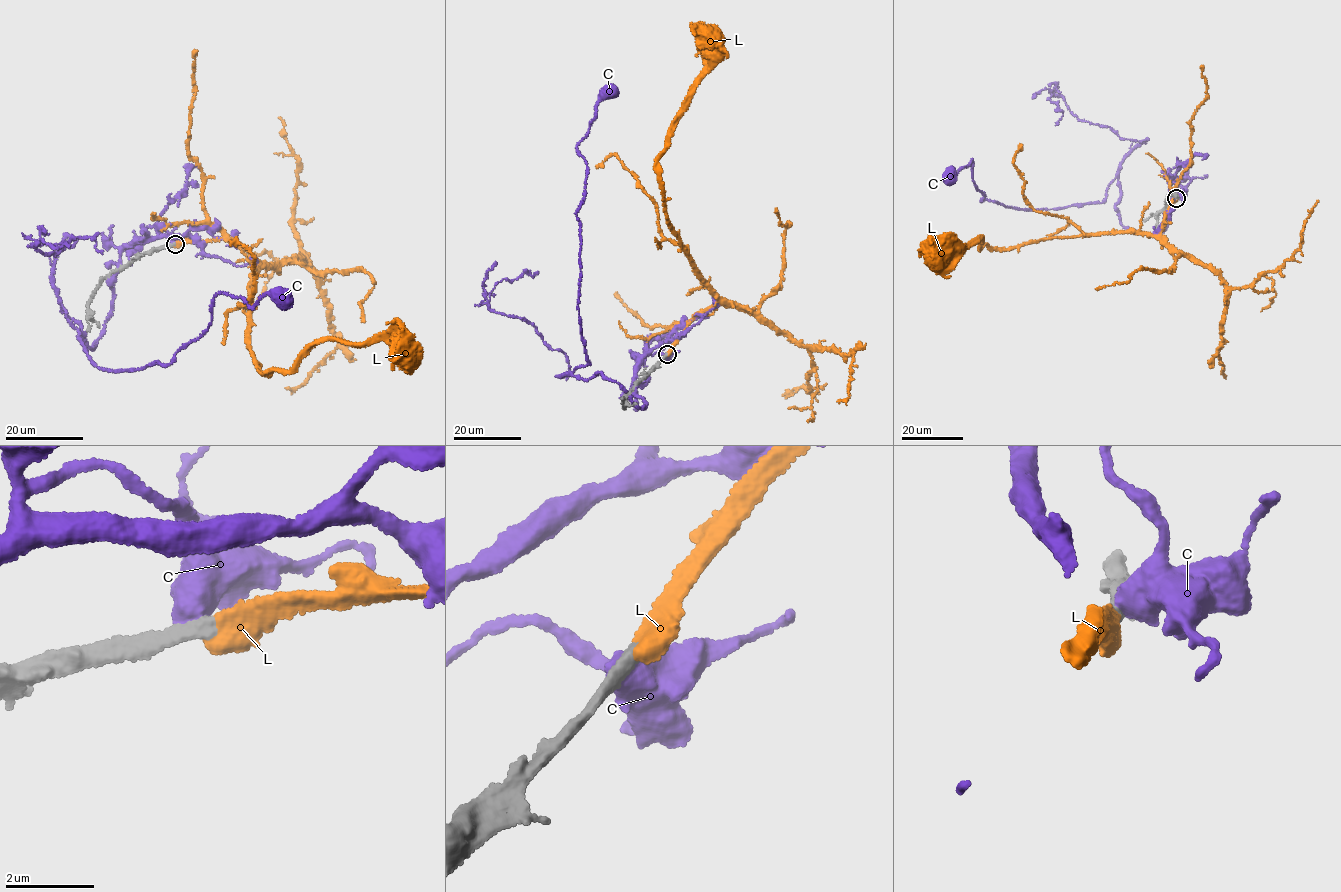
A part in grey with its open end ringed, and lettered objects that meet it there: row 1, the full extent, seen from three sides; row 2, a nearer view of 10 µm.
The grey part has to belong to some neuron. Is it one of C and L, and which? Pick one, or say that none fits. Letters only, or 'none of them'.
L

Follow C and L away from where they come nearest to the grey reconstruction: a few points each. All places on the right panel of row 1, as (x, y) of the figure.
C: (1176, 197), (1146, 235), (1117, 175), (1048, 210), (980, 200), (973, 160), (951, 178)
L: (1176, 198), (1157, 234), (1054, 237), (993, 250), (985, 244), (978, 248), (980, 237), (961, 252), (932, 258)

